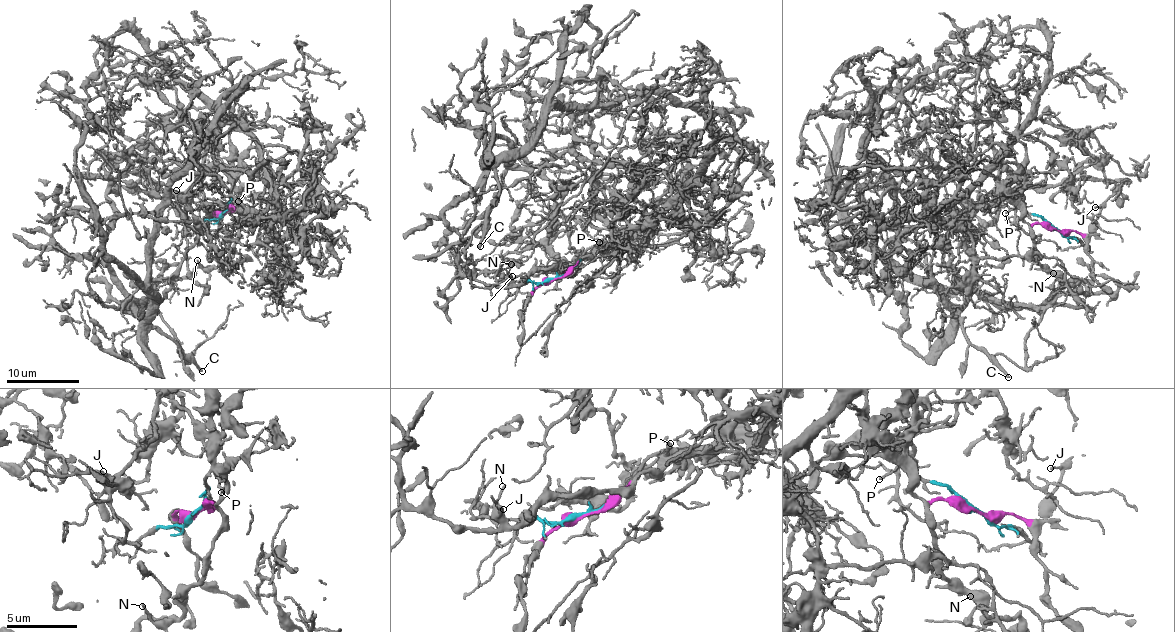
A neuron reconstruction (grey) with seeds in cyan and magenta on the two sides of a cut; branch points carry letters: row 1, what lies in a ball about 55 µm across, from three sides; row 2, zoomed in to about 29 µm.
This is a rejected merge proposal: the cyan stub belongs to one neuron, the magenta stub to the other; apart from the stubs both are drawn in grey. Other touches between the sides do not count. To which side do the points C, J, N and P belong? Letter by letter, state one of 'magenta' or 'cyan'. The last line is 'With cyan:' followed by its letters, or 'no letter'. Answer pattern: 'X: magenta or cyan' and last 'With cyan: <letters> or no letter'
C: magenta
J: magenta
N: magenta
P: cyan
With cyan: P

